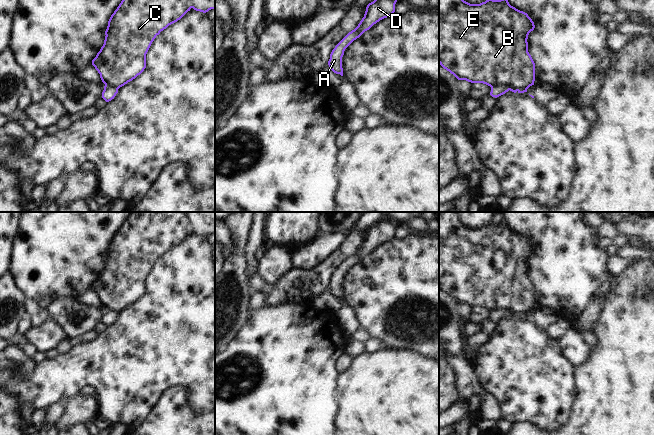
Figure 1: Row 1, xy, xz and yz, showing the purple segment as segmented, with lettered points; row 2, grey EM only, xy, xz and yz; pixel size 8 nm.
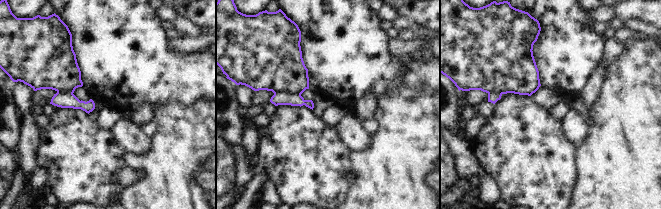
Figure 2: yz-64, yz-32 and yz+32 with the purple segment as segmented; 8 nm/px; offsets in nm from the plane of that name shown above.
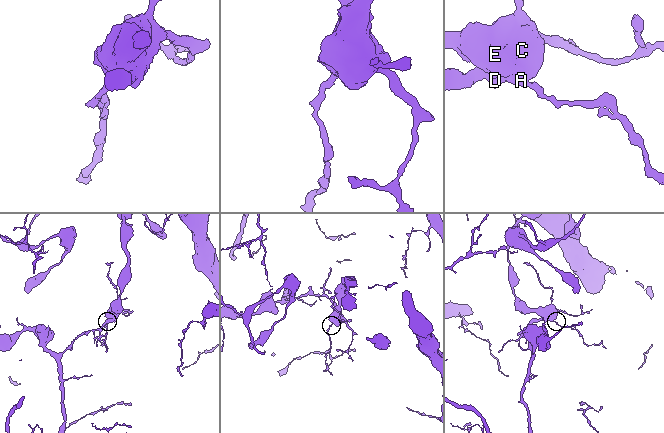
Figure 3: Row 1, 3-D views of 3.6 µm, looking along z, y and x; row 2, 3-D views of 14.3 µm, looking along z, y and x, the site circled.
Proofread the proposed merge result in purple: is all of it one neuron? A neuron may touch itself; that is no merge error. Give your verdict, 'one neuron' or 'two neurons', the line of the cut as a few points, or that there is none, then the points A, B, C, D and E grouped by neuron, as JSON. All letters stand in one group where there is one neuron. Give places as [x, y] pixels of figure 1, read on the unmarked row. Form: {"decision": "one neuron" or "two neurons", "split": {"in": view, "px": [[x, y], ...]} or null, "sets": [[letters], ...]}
{"decision": "two neurons", "split": {"in": "yz", "px": [[491, 310], [509, 310], [526, 314]]}, "sets": [["A", "D"], ["B", "C", "E"]]}

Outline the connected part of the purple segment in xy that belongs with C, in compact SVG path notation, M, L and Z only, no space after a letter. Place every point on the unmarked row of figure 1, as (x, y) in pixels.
M130 212L111 239L104 268L92 284L105 310L119 313L140 299L146 292L146 278L156 260L191 232L185 212Z

